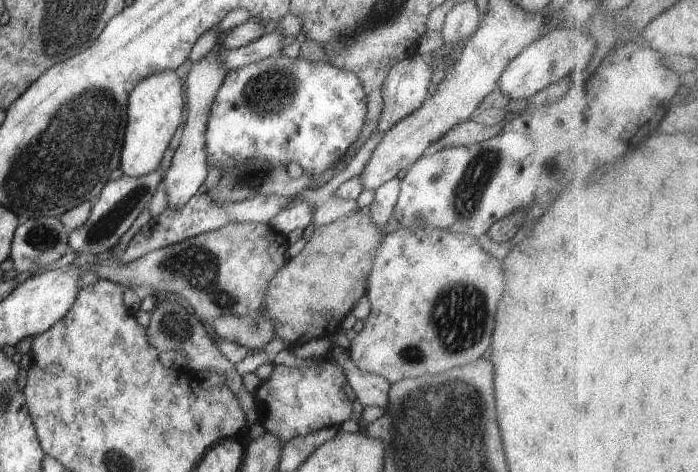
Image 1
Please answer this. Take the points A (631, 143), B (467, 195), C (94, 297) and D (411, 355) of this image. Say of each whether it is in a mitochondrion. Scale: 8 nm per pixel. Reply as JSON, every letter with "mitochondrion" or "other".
{"A":"other","B":"mitochondrion","C":"other","D":"mitochondrion"}

